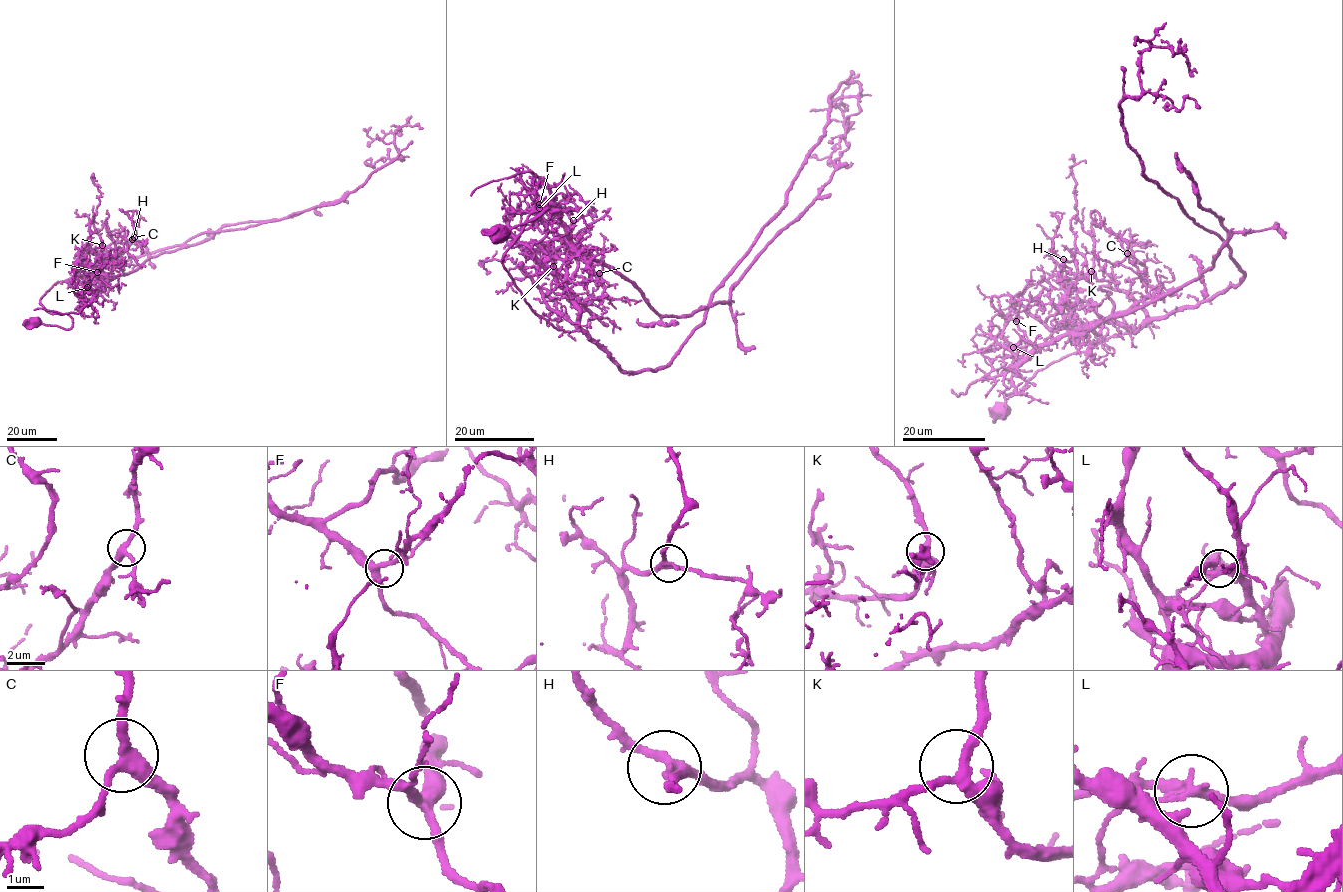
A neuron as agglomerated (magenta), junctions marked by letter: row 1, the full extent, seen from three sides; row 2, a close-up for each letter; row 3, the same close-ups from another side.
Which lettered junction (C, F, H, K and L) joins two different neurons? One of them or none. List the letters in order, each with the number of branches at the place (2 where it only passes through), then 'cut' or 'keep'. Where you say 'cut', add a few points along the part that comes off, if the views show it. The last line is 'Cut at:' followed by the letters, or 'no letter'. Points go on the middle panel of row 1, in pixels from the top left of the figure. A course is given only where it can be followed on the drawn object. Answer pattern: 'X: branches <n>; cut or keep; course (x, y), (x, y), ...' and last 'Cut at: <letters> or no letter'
C: branches 3; keep
F: branches 3; keep
H: branches 3; keep
K: branches 3; keep
L: branches 3; cut; course (539, 208), (557, 208), (577, 248), (634, 282), (660, 315), (687, 317), (728, 303), (837, 158)
Cut at: L

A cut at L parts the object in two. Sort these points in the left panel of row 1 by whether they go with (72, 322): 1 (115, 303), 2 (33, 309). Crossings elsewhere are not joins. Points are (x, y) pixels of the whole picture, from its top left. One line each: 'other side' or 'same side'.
1: other side
2: other side

